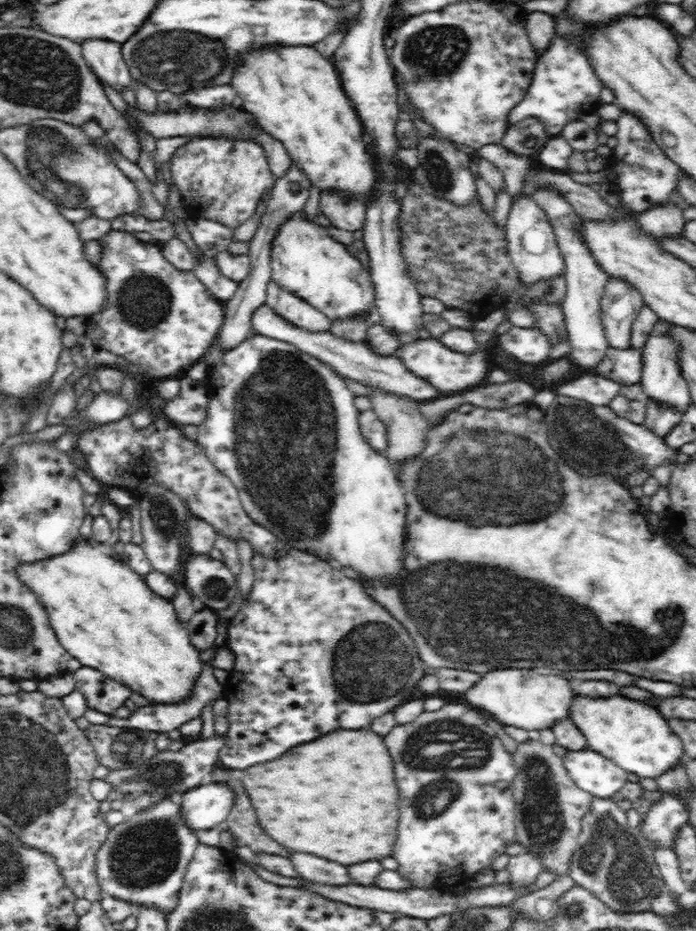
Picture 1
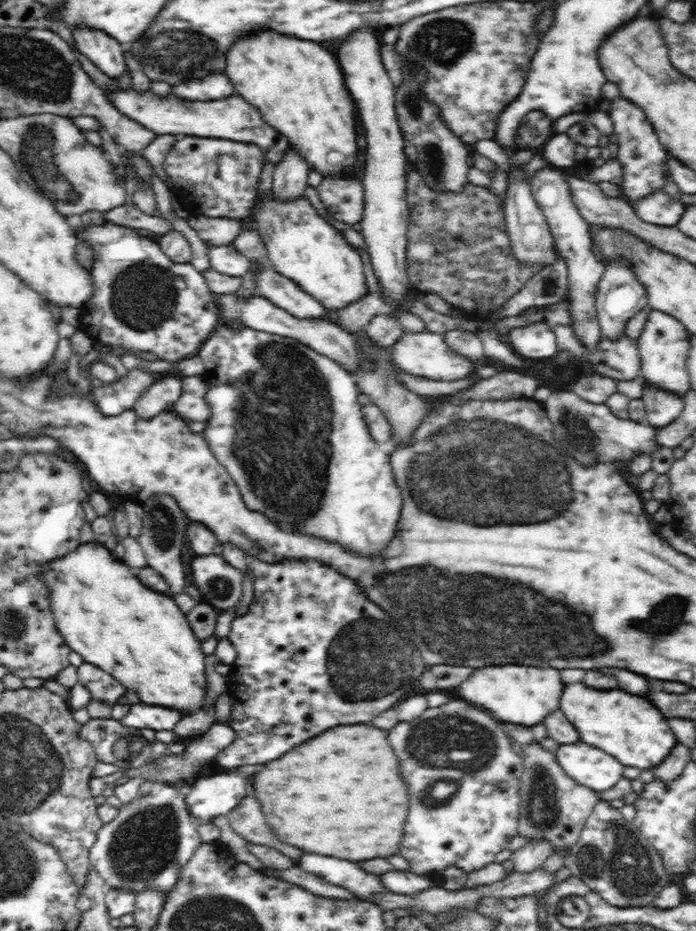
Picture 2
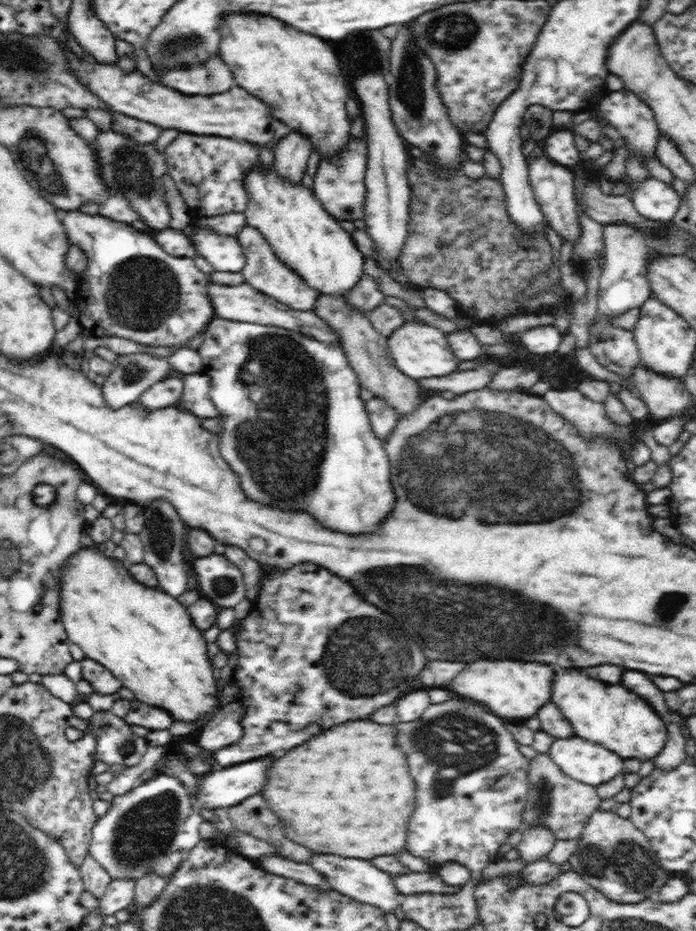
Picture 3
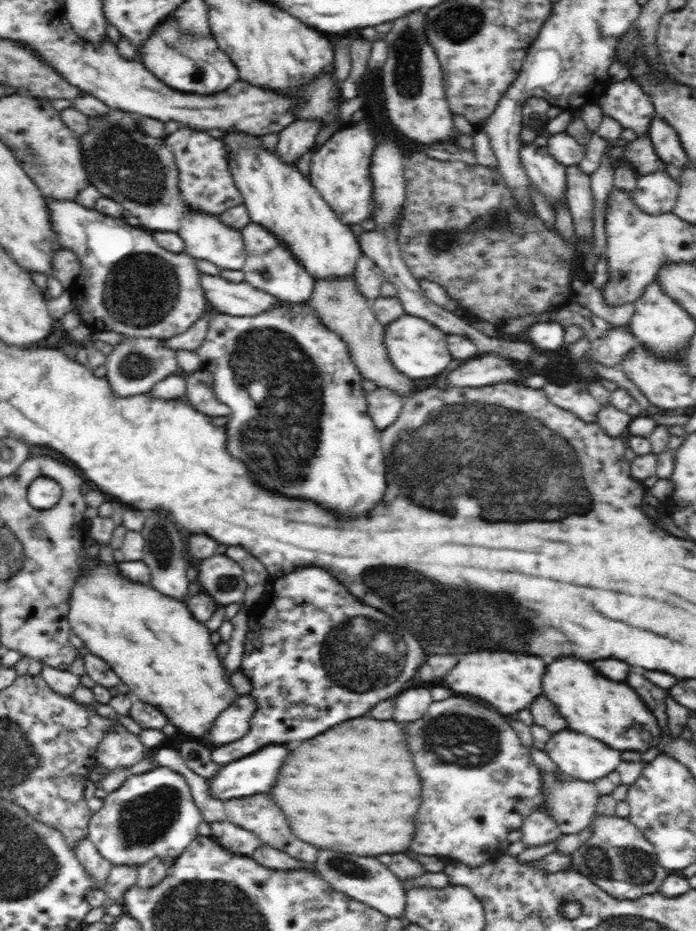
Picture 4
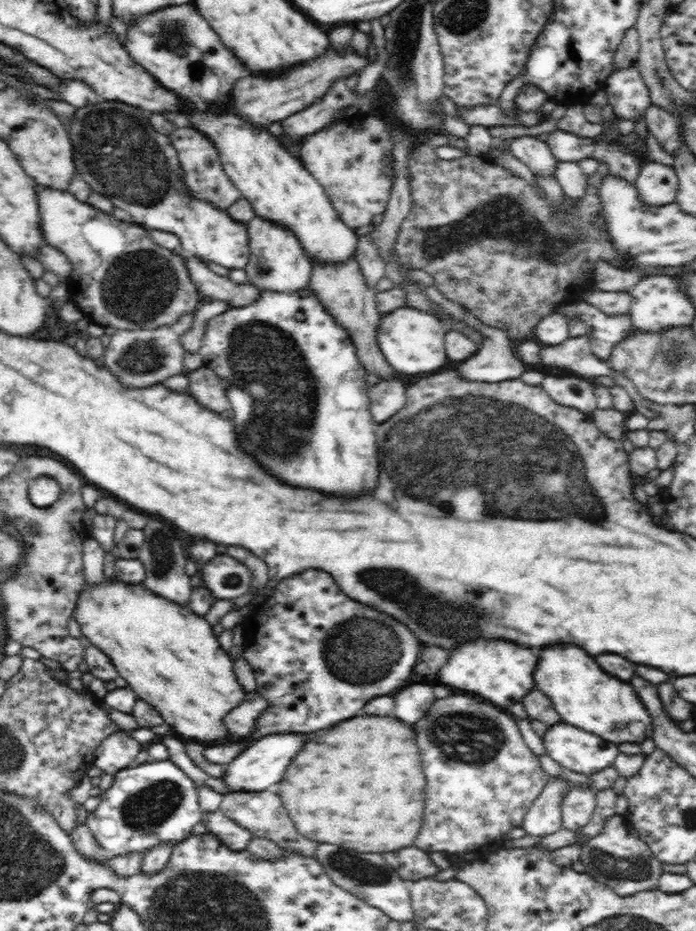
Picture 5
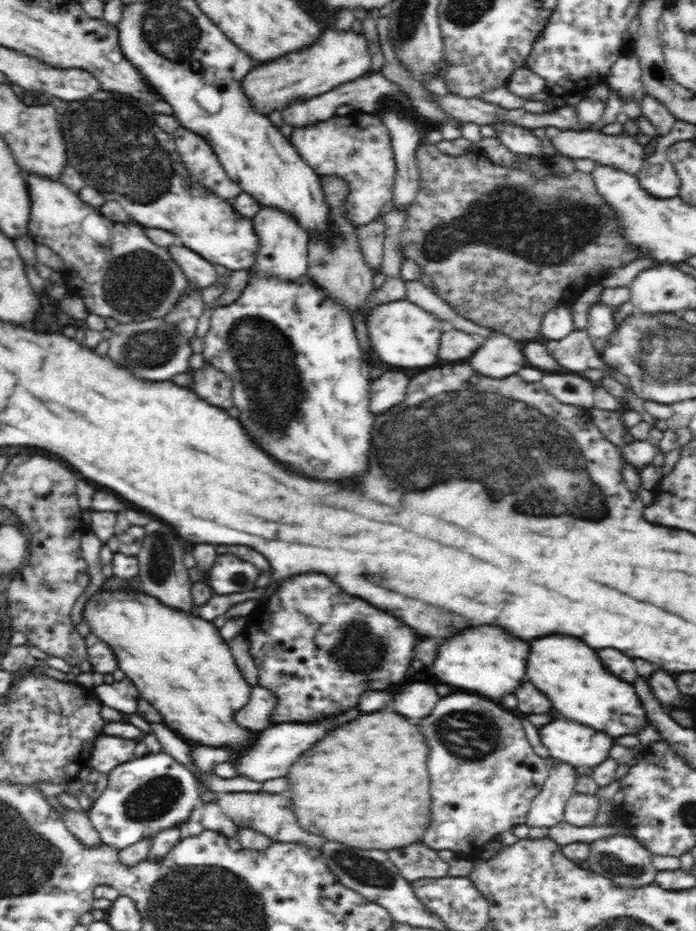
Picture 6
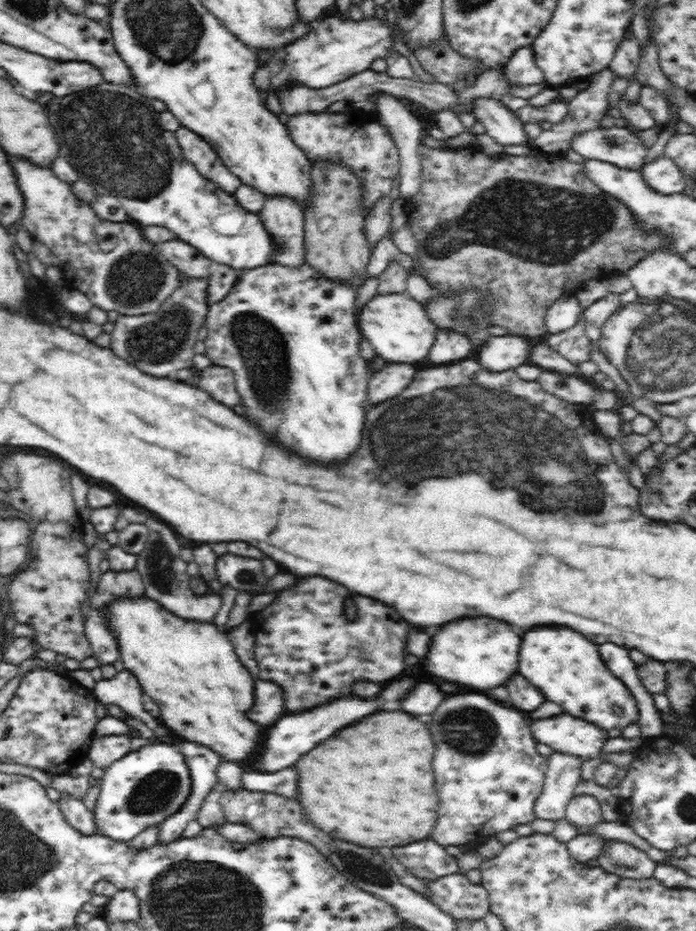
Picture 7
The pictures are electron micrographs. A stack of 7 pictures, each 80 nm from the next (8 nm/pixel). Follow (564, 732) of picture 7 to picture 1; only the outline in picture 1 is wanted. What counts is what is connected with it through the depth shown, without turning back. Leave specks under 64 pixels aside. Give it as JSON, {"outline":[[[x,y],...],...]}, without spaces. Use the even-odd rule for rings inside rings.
{"outline":[[[590,748],[568,749],[562,761],[576,786],[596,798],[611,799],[628,780],[623,768]]]}

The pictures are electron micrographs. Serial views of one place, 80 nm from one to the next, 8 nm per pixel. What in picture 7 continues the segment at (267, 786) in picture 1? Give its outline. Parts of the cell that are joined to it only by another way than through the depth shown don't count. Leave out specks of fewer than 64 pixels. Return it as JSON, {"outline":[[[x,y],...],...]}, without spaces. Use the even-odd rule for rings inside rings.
{"outline":[[[378,712],[366,718],[366,722],[356,722],[344,732],[330,736],[314,750],[304,754],[298,762],[298,802],[304,812],[312,816],[322,832],[332,834],[334,838],[366,846],[401,846],[412,844],[414,840],[422,841],[430,837],[437,821],[434,806],[434,774],[432,774],[432,754],[434,742],[430,738],[428,726],[418,722],[406,712]]]}

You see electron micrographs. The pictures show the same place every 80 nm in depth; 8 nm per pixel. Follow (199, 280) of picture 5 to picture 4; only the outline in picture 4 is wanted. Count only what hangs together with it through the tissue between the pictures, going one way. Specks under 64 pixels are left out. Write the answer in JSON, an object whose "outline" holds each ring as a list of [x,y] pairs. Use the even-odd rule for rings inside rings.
{"outline":[[[200,272],[200,285],[210,307],[230,316],[253,315],[271,307],[278,300],[272,294],[254,288],[245,280],[236,283],[224,280],[220,275],[212,276]]]}

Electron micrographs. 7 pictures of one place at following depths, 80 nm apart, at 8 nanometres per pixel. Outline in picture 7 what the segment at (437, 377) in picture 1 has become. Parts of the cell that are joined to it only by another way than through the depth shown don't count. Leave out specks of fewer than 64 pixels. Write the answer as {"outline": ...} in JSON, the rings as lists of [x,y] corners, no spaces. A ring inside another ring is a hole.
{"outline":[[[406,292],[378,293],[367,302],[359,314],[359,330],[374,347],[377,356],[387,363],[402,363],[426,367],[434,336],[439,329],[424,307]]]}

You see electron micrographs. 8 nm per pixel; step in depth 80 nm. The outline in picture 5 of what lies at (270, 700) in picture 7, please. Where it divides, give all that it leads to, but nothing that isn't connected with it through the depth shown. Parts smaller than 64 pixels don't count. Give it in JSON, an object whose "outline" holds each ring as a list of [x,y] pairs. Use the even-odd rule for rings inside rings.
{"outline":[[[254,690],[248,692],[244,698],[244,704],[234,708],[228,714],[228,720],[224,720],[224,724],[228,724],[228,732],[231,732],[232,736],[249,735],[258,722],[259,716],[267,710],[267,699],[262,693]]]}

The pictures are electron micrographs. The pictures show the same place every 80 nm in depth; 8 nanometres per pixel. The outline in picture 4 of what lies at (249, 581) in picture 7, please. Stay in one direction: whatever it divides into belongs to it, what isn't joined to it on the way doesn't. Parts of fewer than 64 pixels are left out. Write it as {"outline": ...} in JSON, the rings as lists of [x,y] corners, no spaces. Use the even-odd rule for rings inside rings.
{"outline":[[[214,555],[205,559],[194,560],[198,570],[196,580],[203,586],[218,605],[242,603],[247,591],[247,581],[243,568],[230,557]]]}

